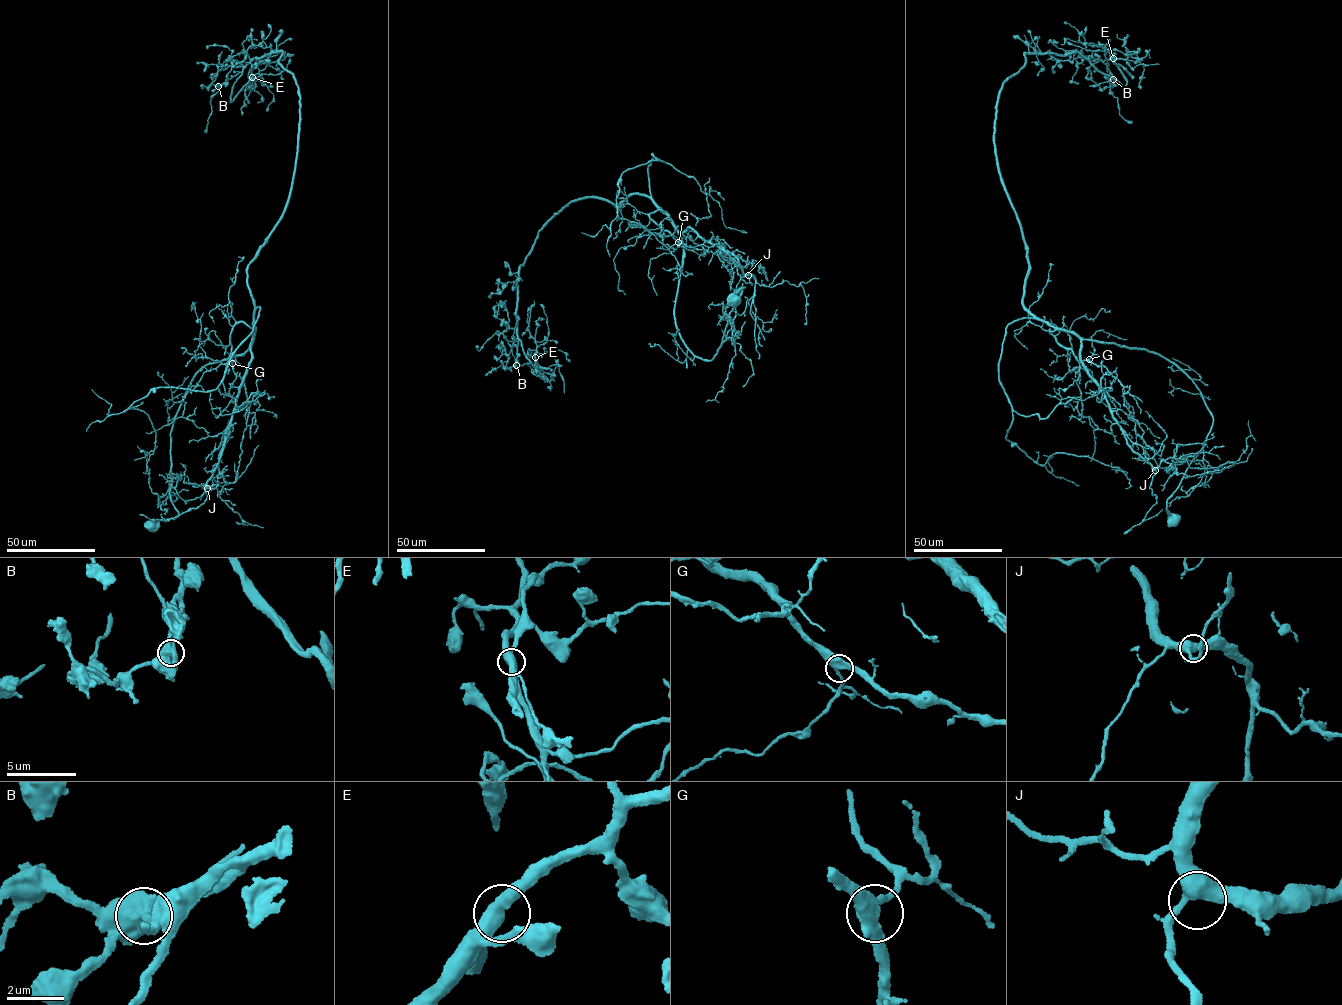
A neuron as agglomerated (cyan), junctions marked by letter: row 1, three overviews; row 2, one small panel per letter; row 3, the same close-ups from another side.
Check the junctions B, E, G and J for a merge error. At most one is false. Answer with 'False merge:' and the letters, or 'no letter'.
False merge: no letter

